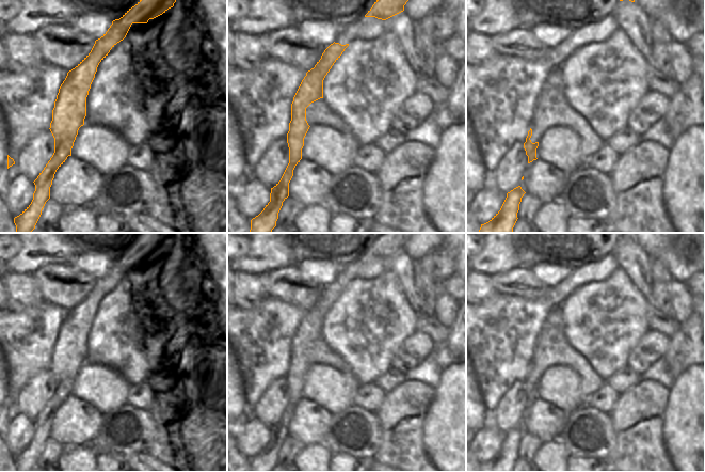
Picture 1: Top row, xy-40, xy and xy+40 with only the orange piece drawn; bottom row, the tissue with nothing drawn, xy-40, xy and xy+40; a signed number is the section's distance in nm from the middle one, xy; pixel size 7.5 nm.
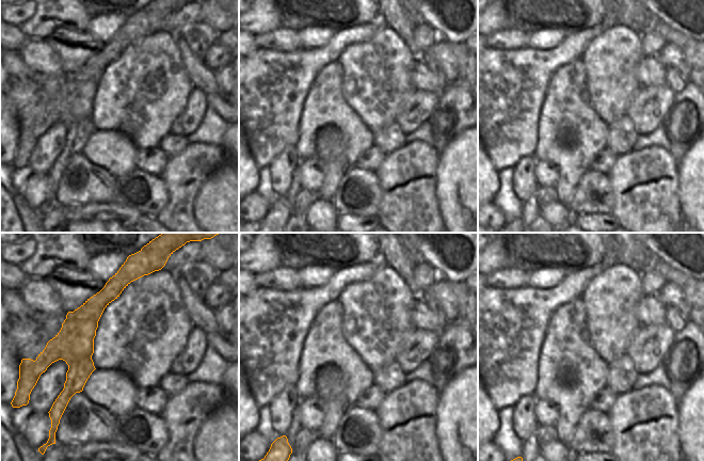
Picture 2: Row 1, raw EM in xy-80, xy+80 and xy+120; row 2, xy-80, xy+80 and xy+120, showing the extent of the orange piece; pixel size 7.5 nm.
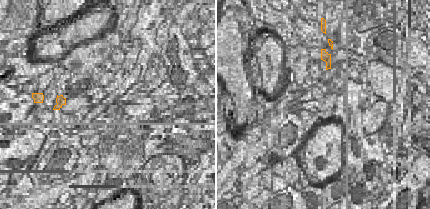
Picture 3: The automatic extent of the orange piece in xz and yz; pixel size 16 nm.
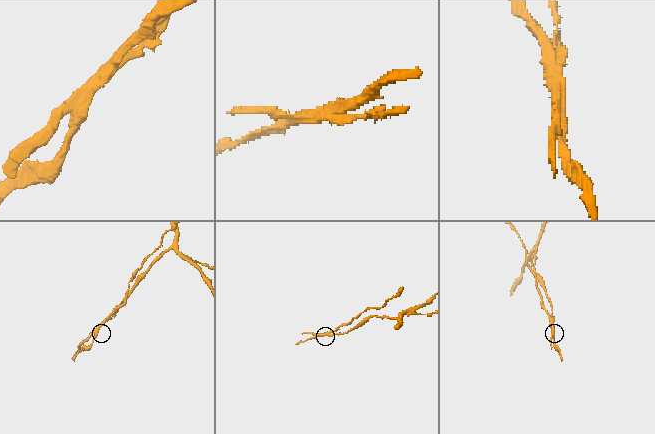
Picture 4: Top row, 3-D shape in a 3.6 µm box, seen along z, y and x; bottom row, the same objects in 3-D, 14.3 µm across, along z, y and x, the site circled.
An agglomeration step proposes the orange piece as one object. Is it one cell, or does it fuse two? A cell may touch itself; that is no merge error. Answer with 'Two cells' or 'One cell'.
Two cells.

